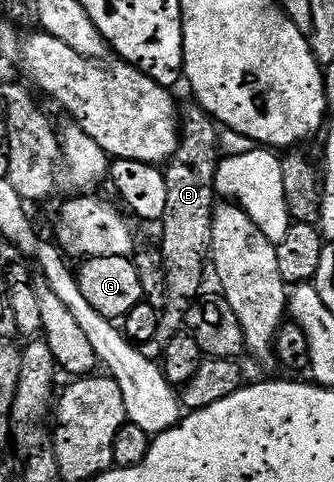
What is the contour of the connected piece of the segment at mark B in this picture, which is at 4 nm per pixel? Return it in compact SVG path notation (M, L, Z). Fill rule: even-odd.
M199 104L183 107L182 129L179 131L180 143L177 146L176 154L166 163L164 179L166 180L166 212L162 219L164 226L164 267L168 273L166 280L166 308L159 311L160 323L154 336L142 346L147 358L157 360L163 359L170 340L178 336L180 331L185 329L188 321L188 313L197 298L201 297L204 286L204 266L209 265L210 251L212 248L212 211L218 205L216 193L216 169L220 166L222 147L220 144L220 130L211 114L206 113Z

